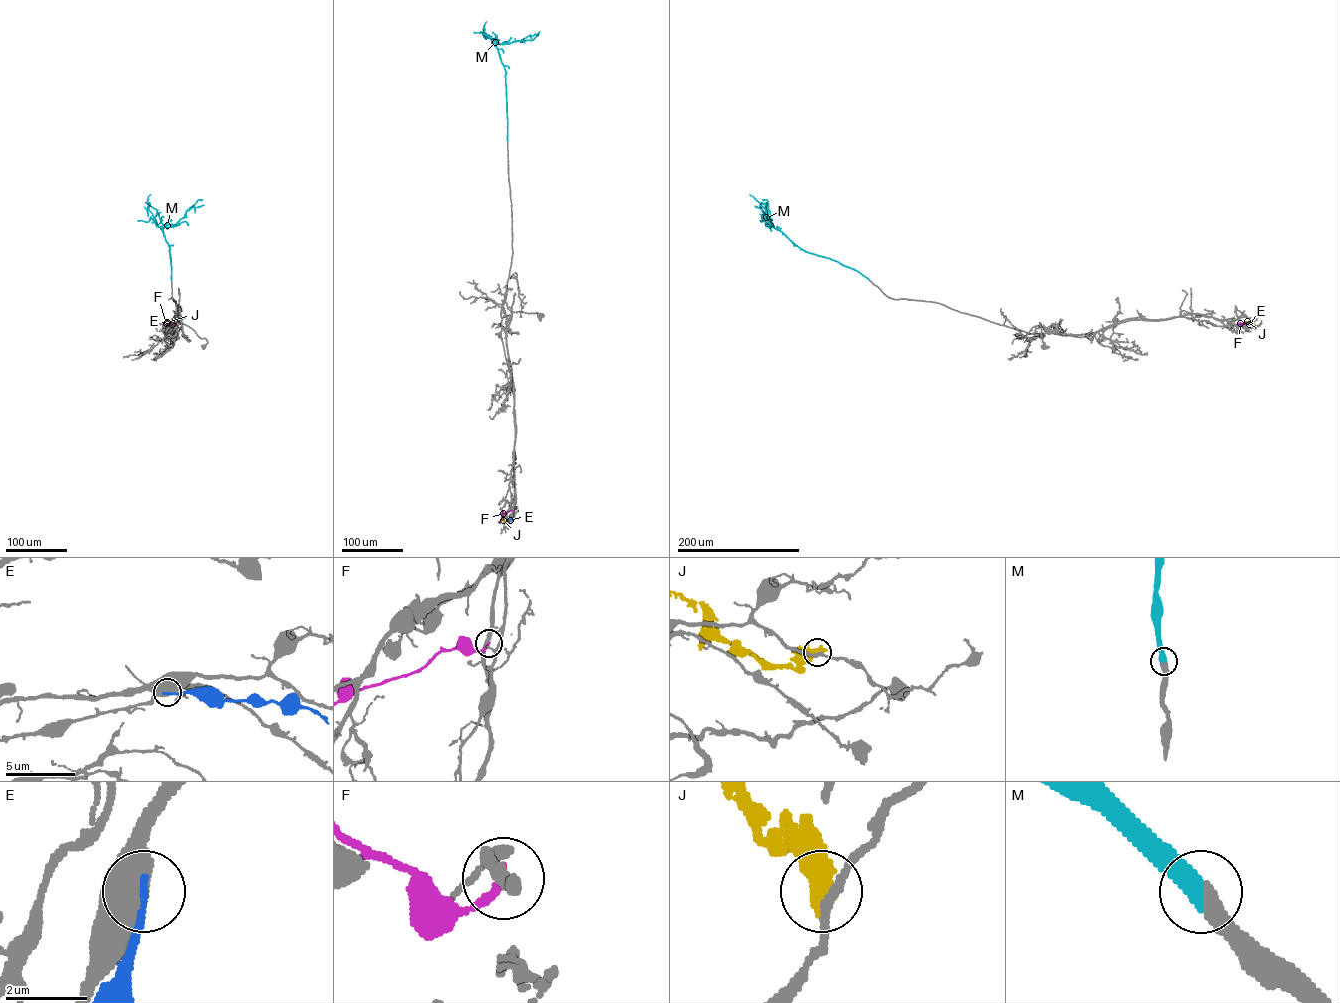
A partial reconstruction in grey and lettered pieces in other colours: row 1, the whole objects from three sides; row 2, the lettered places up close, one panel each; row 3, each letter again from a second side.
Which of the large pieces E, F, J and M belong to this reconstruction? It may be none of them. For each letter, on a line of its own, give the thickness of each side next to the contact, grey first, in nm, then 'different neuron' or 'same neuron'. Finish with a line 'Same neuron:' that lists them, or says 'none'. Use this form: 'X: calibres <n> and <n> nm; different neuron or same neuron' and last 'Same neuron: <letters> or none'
E: calibres 800 and 180 nm; different neuron
F: calibres 320 and 200 nm; different neuron
J: calibres 200 and 600 nm; different neuron
M: calibres 480 and 500 nm; same neuron
Same neuron: M

